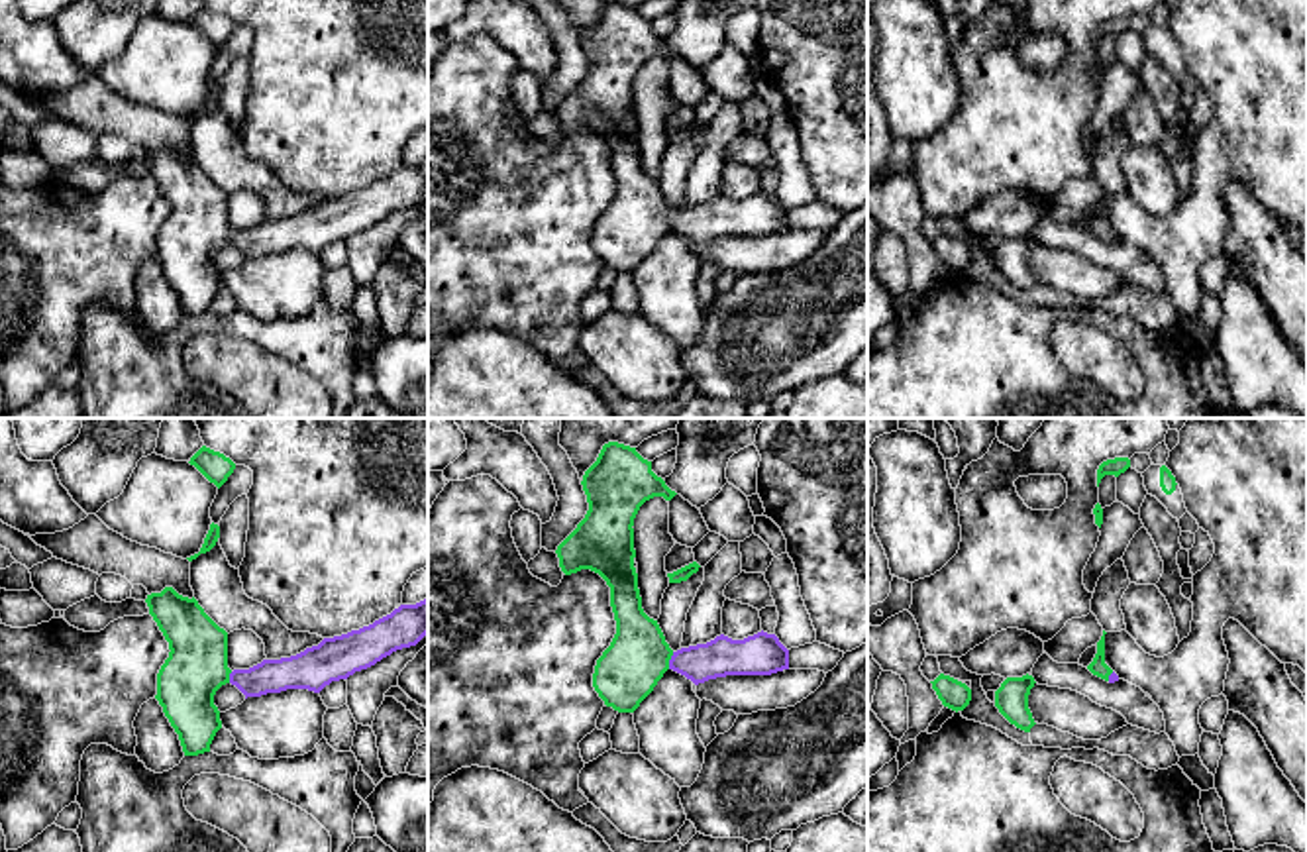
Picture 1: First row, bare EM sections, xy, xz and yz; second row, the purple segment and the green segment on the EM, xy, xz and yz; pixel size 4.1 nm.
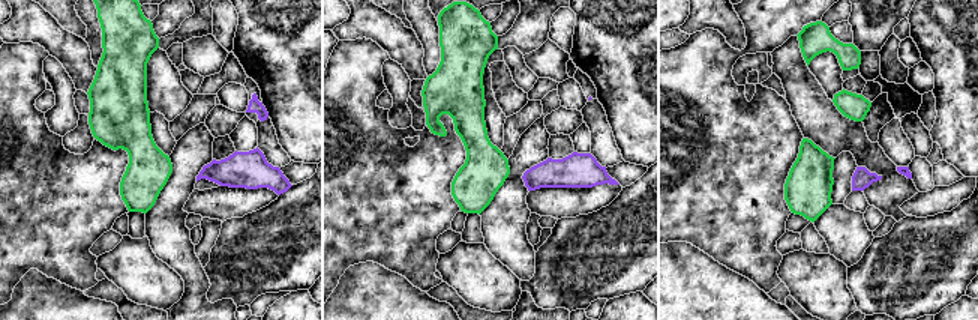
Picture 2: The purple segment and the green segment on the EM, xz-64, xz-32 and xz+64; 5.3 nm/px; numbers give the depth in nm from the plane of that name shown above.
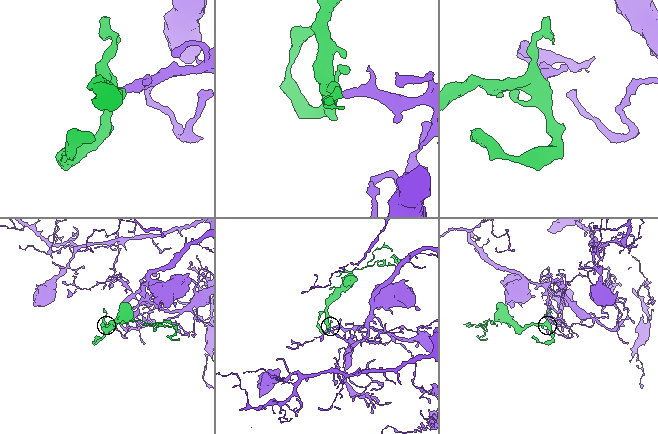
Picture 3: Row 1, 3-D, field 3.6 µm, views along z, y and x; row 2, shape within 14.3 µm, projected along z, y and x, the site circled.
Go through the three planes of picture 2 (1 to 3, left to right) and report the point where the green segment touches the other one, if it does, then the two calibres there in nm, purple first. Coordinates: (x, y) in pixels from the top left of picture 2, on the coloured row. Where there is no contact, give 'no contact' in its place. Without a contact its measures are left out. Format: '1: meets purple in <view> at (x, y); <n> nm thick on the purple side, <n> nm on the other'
1: no contact
2: no contact
3: no contact

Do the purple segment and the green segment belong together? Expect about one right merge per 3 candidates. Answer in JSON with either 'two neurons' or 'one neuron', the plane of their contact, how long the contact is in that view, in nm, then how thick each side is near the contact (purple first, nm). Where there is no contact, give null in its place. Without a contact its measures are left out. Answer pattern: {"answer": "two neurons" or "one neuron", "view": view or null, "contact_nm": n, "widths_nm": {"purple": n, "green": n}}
{"answer": "one neuron", "view": "xz", "contact_nm": 80, "widths_nm": {"purple": 160, "green": 260}}

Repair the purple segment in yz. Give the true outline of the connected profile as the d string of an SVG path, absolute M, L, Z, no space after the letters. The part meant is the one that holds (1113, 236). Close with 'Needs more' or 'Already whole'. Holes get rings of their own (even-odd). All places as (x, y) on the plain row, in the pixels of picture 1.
M1103 190L1101 200L1097 202L1097 214L1093 222L1087 226L1087 230L1097 238L1115 243L1119 241L1119 236L1105 224L1105 194L1107 192Z. Needs more

